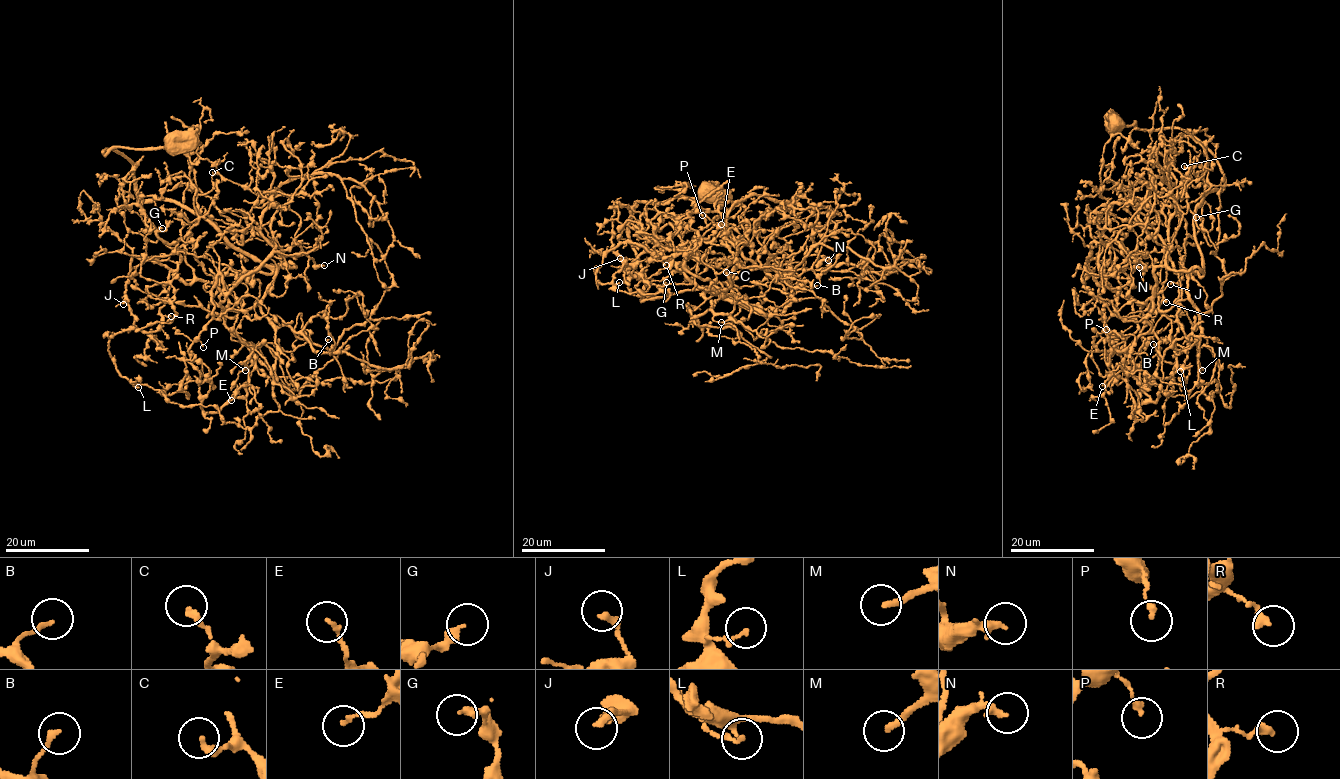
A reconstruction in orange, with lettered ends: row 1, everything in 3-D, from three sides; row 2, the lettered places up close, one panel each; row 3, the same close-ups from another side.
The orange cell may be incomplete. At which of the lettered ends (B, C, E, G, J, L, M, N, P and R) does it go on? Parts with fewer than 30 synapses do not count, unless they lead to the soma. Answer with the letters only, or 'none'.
M

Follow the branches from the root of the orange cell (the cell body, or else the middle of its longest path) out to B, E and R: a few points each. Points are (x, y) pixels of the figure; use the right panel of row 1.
B: (1114, 123), (1183, 128), (1224, 180), (1197, 205), (1202, 270), (1153, 271), (1146, 323), (1158, 350), (1153, 344)
E: (1114, 123), (1183, 128), (1224, 185), (1197, 205), (1202, 270), (1155, 268), (1131, 299), (1133, 370), (1102, 386)
R: (1114, 123), (1183, 128), (1223, 176), (1224, 186), (1196, 207), (1203, 274), (1176, 273), (1169, 258), (1166, 302)

